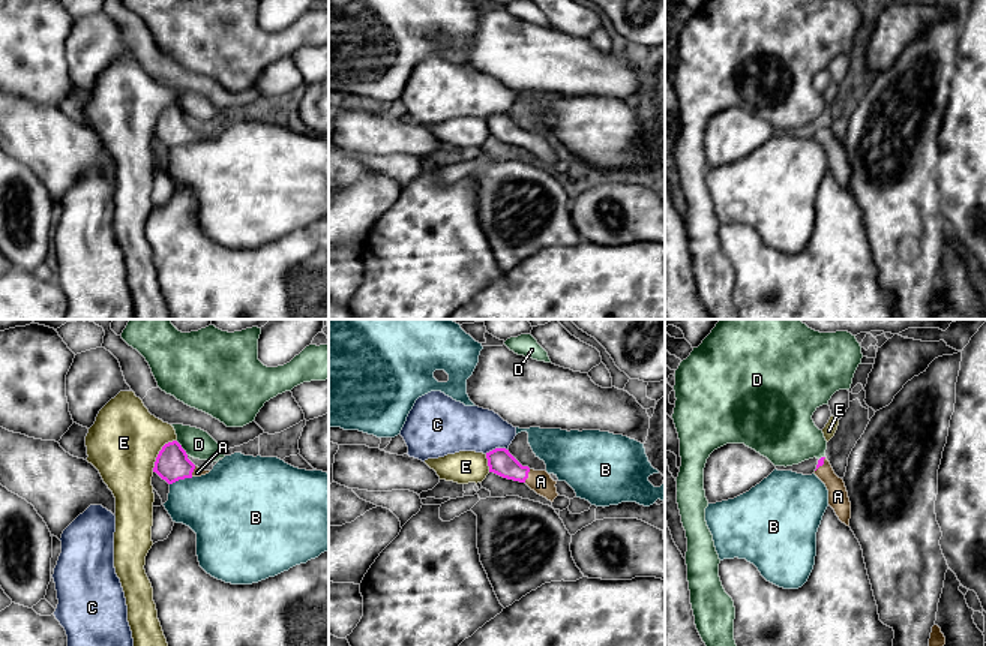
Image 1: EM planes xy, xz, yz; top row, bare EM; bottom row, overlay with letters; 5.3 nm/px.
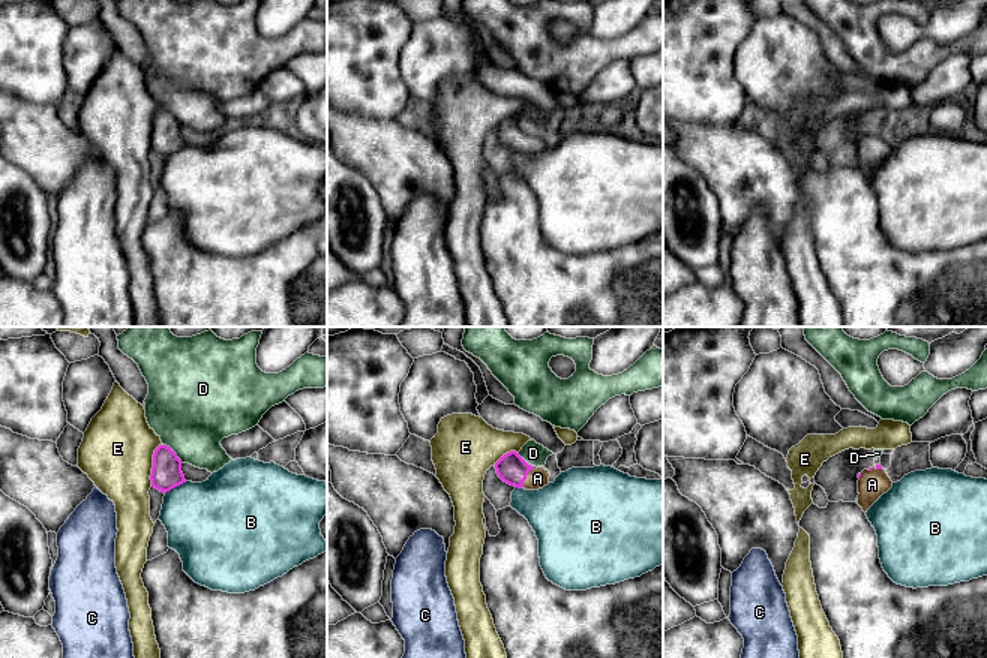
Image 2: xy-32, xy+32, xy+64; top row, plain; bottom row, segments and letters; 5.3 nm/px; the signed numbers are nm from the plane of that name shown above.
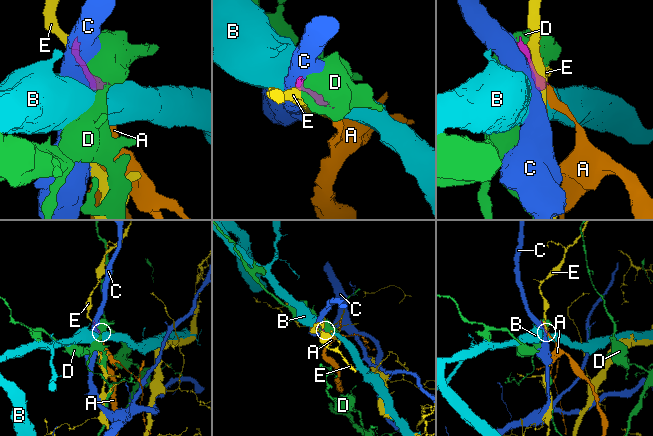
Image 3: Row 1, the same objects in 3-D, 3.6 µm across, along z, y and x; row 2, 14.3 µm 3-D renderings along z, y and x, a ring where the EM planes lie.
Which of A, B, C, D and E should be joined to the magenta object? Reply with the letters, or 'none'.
A

